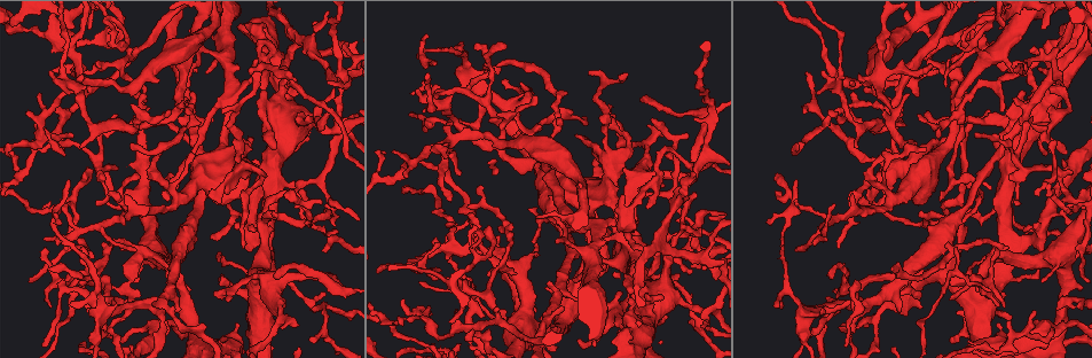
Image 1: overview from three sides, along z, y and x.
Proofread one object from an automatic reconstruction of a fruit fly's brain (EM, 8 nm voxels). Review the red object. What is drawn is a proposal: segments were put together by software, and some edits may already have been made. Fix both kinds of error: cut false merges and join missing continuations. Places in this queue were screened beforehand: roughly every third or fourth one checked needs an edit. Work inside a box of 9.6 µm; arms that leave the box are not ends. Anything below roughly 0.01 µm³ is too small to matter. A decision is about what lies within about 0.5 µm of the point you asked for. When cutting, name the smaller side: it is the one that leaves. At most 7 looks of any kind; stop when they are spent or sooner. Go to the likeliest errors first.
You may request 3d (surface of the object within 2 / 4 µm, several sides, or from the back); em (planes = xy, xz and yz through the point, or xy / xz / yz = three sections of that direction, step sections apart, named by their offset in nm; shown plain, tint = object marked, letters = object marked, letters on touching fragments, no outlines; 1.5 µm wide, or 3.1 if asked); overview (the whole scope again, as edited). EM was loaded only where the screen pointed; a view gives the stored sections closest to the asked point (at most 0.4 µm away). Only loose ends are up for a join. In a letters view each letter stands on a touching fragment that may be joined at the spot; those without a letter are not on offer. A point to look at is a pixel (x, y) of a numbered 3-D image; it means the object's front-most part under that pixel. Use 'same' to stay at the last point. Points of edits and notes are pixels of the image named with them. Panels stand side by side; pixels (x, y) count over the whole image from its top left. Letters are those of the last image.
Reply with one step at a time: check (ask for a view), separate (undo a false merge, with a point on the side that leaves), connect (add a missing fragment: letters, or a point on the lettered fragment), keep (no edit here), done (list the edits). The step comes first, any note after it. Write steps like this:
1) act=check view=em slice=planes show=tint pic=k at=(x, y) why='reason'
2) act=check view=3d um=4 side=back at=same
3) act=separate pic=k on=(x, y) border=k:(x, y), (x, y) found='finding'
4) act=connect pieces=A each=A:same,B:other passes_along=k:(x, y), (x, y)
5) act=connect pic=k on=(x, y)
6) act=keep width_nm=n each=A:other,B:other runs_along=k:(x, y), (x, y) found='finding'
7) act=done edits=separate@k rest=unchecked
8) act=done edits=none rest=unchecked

act=check view=3d um=2 pic=1 at=(808, 72) why='free end'

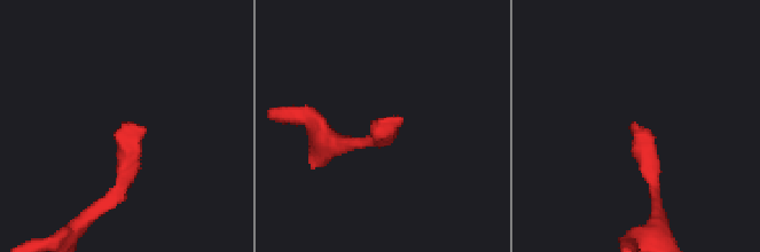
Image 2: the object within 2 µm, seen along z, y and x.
act=check view=em slice=xy step=4 show=letters pic=2 at=(145, 132)

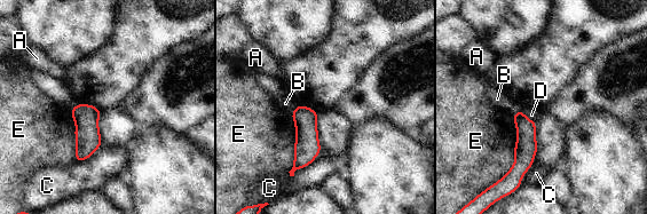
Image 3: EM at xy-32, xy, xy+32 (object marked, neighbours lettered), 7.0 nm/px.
act=check view=em slice=planes show=letters at=same why='cut it another way'

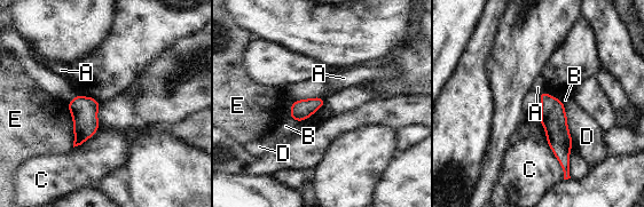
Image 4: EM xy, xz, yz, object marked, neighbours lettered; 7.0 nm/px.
act=keep each=A:other,B:other,C:other,D:other,E:other runs_along=4:(543, 95), (552, 108), (566, 161) found='none of them fits'

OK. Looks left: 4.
act=check view=em slice=planes show=letters pic=1 at=(688, 248) why='abrupt turn'

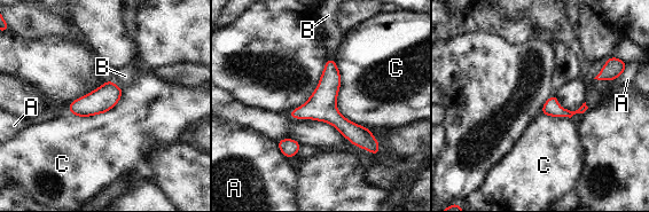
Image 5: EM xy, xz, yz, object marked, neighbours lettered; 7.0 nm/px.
act=keep longest_contact=C:550nm each=A:other,B:other,C:other runs_along=5:(329, 62), (329, 110), (374, 146) found='one neuron here'

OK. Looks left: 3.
act=check view=3d um=4 pic=1 at=(421, 282) why='an open end'

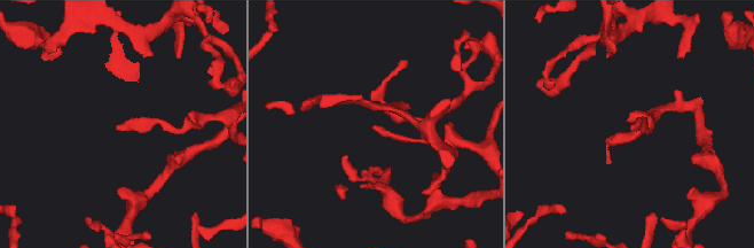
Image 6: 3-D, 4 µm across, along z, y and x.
act=check view=em slice=xz step=4 show=letters pic=6 at=(630, 127)

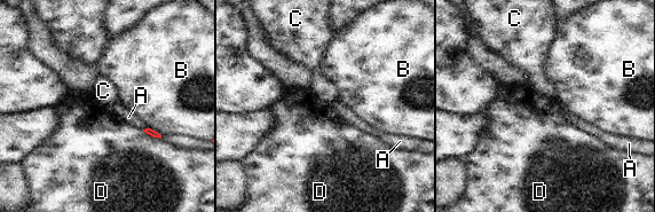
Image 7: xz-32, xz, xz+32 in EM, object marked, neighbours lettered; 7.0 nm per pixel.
act=check view=em slice=planes show=letters at=same

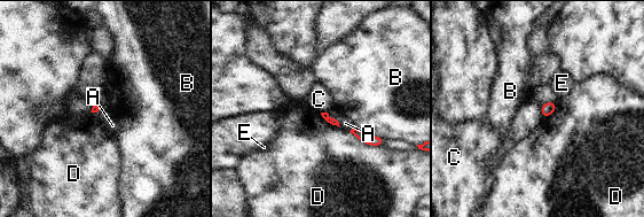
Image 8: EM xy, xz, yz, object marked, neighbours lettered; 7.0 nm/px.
act=keep each=A:other,B:other,C:other,D:other,E:other border=8:(540, 106), (542, 117) found='none of them fits'

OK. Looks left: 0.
act=done edits=none rest=unchecked

